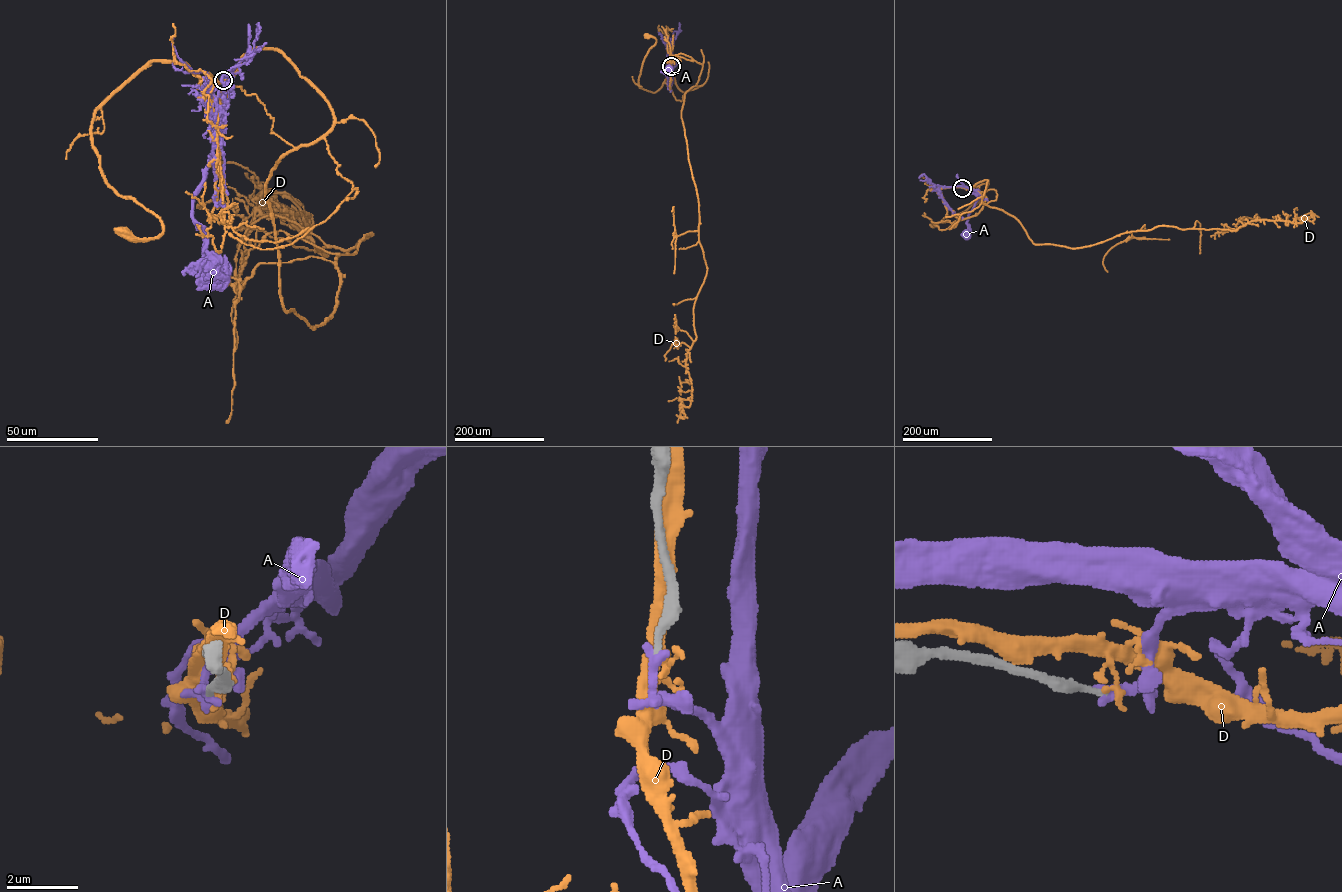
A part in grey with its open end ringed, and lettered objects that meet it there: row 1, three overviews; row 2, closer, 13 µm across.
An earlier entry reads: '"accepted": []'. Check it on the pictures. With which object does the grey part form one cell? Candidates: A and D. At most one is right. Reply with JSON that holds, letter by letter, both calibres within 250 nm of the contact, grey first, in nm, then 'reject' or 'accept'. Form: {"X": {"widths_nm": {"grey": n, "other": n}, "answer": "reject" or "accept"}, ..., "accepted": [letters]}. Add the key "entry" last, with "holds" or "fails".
{"A": {"widths_nm": {"grey": 200, "other": 320}, "answer": "reject"}, "D": {"widths_nm": {"grey": 180, "other": 120}, "answer": "reject"}, "accepted": [], "entry": "holds"}

